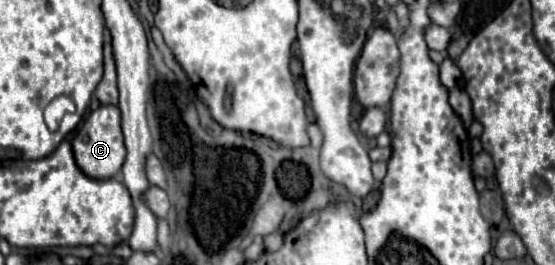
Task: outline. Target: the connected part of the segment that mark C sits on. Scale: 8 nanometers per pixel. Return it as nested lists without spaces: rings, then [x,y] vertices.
[[[100,106],[98,110],[94,110],[86,122],[82,124],[82,128],[76,132],[74,142],[72,142],[72,150],[74,150],[74,158],[78,168],[94,178],[94,180],[108,180],[108,178],[118,178],[122,162],[126,158],[126,148],[124,148],[124,140],[122,140],[122,130],[120,130],[120,114],[116,106]]]

